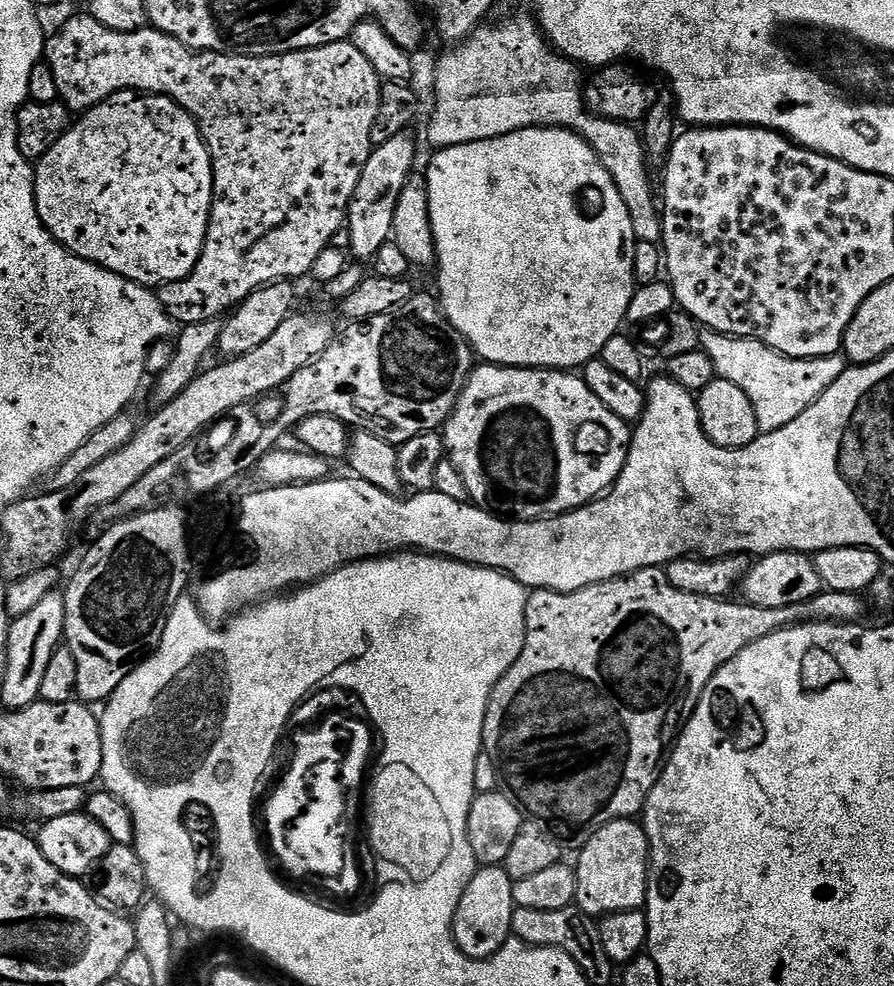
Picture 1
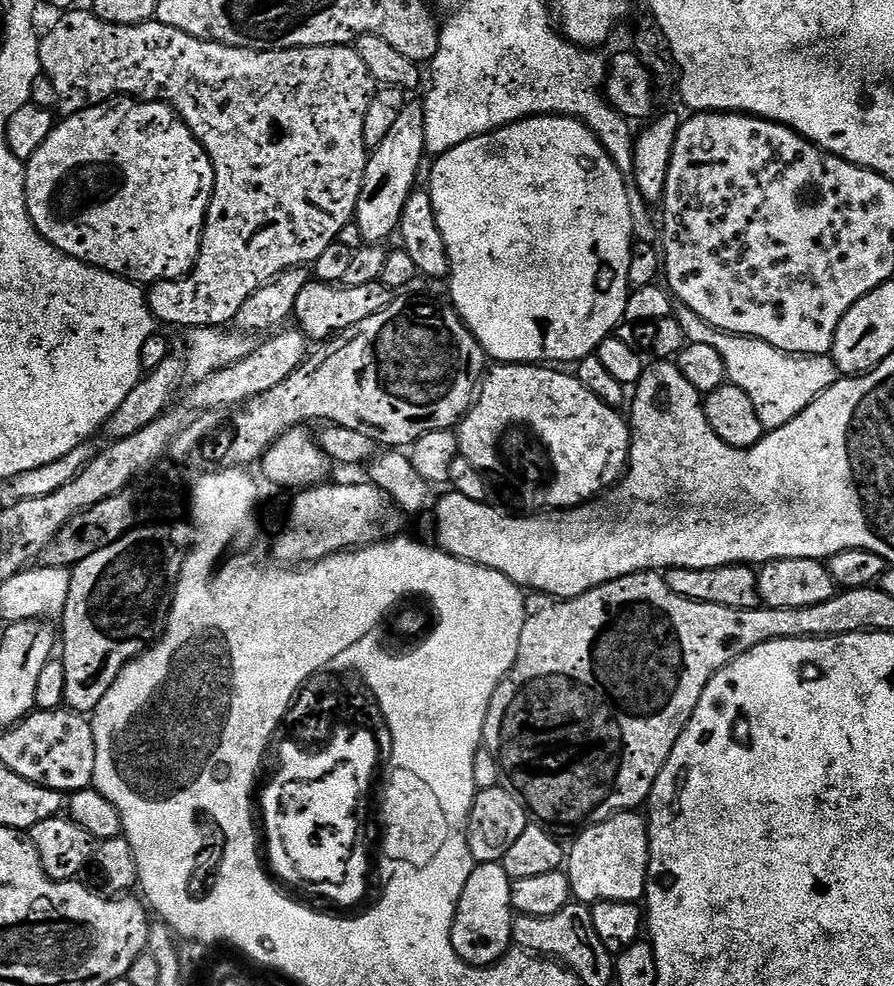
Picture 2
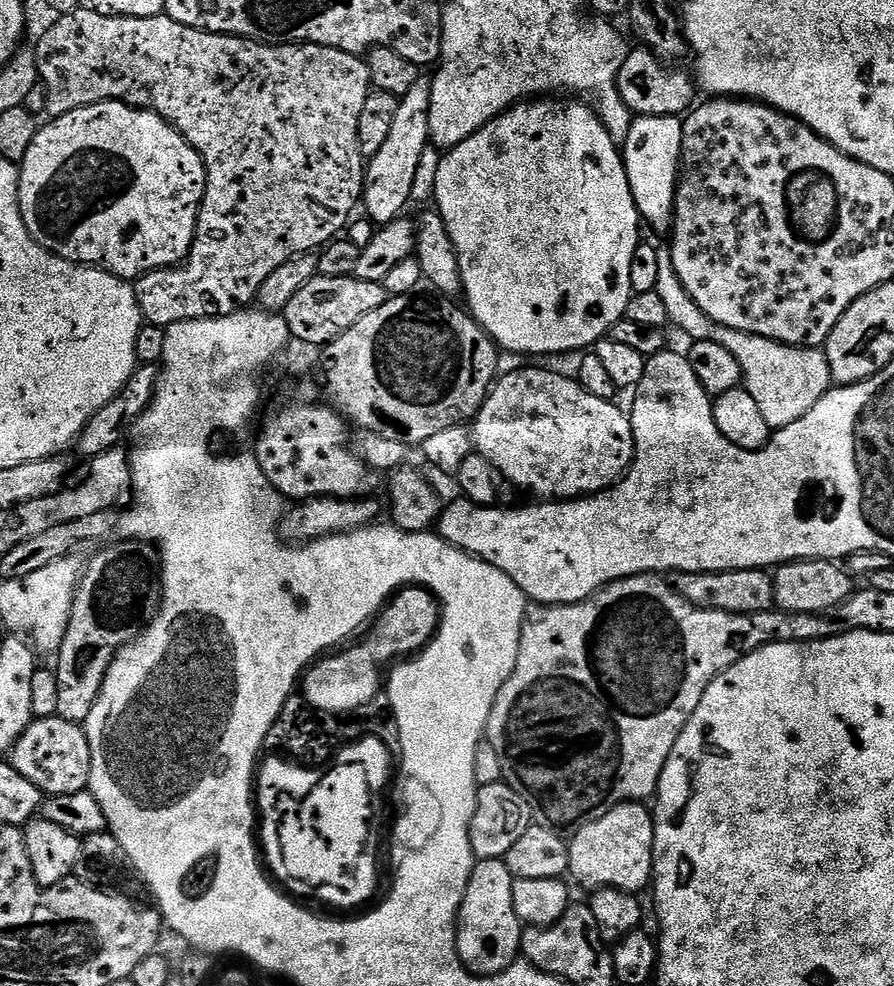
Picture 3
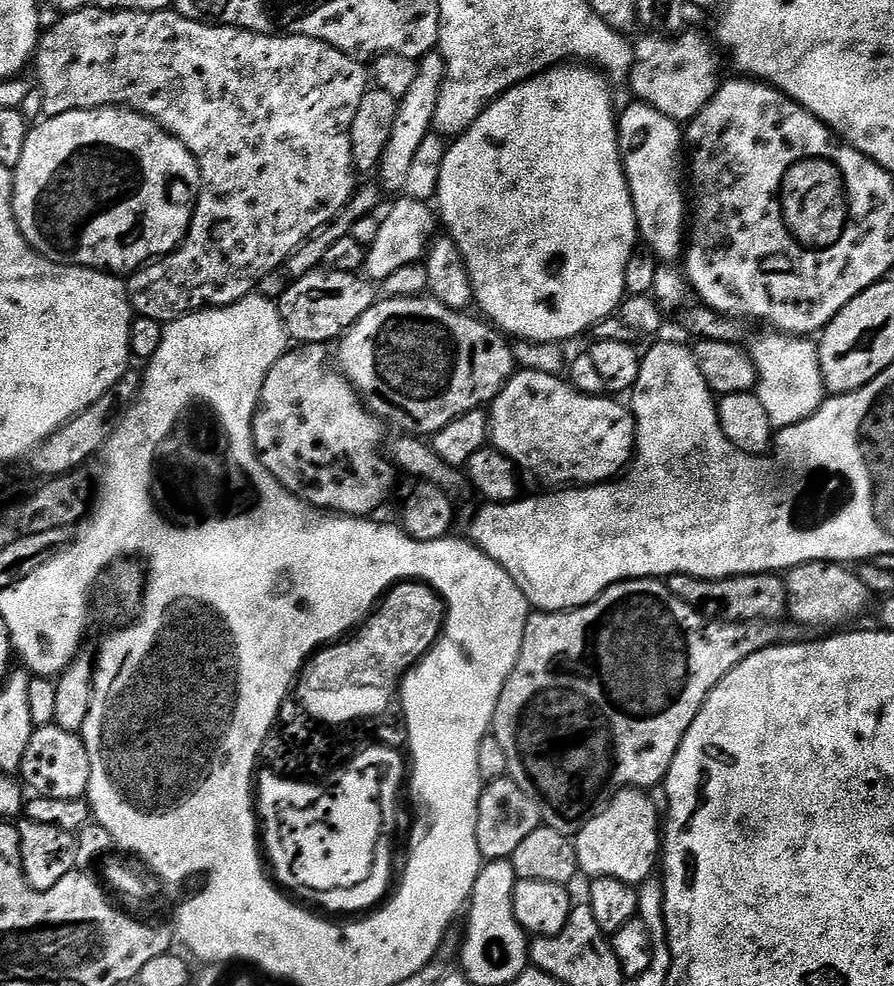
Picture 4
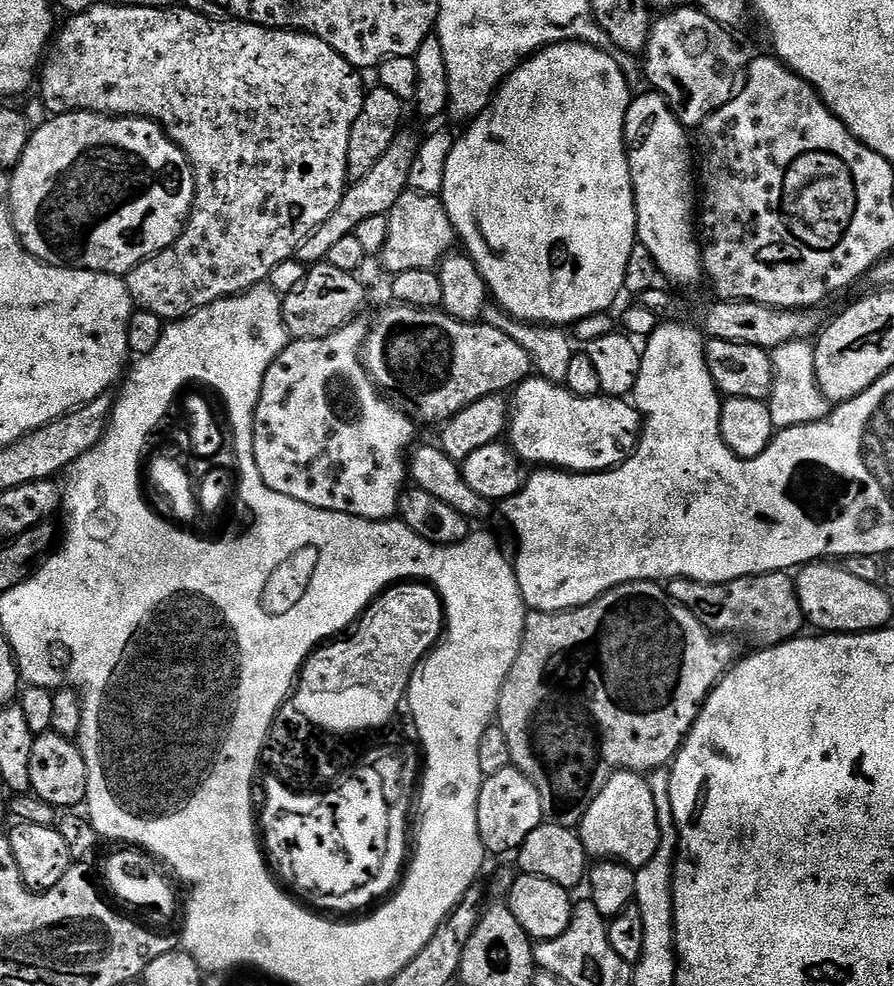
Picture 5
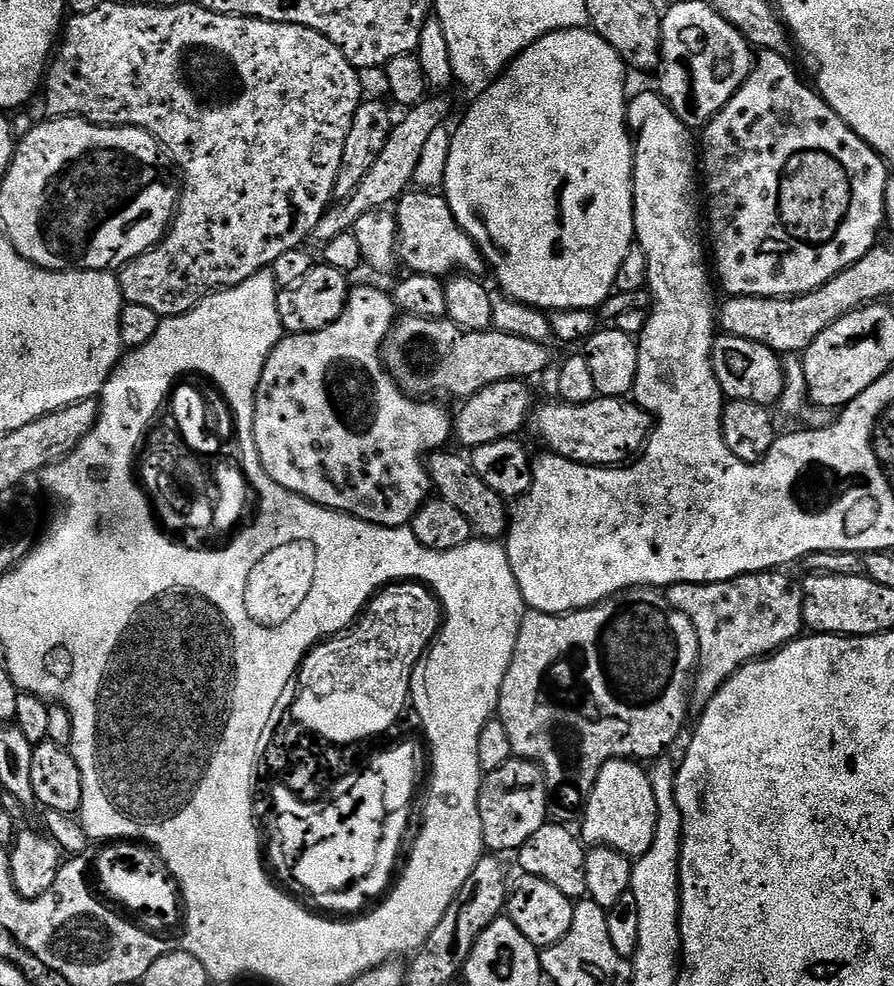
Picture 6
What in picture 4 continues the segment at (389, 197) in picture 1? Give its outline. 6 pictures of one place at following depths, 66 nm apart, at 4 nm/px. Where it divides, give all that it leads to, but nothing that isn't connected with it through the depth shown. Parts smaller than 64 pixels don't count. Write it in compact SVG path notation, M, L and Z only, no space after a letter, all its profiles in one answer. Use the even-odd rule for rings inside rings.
M438 52L428 53L418 62L418 66L419 72L414 78L413 85L410 86L409 93L400 98L398 118L394 122L393 133L390 134L390 141L380 160L378 177L380 176L381 187L386 192L403 191L414 154L433 129L432 122L438 106L438 96L445 80L445 62Z

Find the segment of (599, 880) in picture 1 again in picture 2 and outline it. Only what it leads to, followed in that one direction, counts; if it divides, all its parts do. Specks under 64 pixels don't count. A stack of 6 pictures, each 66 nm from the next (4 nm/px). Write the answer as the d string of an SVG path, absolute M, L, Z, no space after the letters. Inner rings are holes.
M639 811L618 812L606 822L583 829L573 842L566 856L566 871L572 887L572 895L579 903L586 905L606 902L643 901L648 886L648 821Z

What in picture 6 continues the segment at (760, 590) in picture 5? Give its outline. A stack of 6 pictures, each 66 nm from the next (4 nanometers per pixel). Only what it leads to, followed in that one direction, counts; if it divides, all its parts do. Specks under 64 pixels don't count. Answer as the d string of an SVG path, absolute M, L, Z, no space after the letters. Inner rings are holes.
M784 570L745 572L743 576L717 584L674 584L667 589L670 606L686 614L698 634L700 663L690 689L690 708L693 713L703 712L704 707L718 694L720 687L731 680L739 668L780 651L785 644L791 644L805 631L804 589L786 573Z

